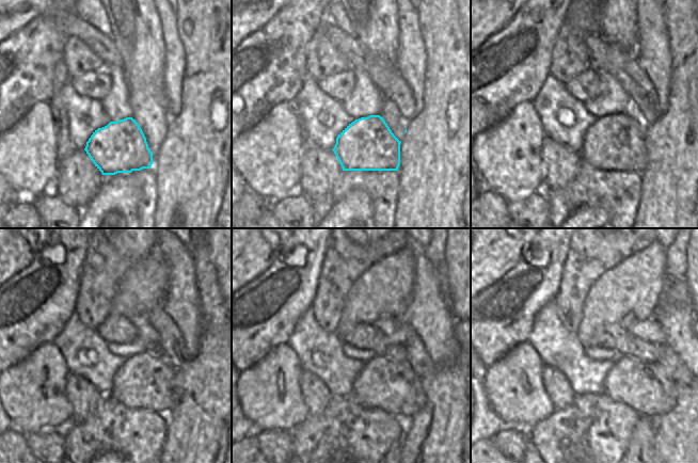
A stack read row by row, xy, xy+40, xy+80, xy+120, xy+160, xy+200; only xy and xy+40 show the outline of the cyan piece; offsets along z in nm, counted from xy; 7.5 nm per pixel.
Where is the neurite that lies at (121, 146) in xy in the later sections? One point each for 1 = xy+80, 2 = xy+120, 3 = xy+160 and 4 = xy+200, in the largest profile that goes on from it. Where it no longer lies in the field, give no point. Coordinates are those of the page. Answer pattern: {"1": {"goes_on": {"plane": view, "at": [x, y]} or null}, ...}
{"1": {"goes_on": {"plane": "xy+80", "at": [617, 142]}}, "2": {"goes_on": {"plane": "xy+120", "at": [143, 382]}}, "3": {"goes_on": {"plane": "xy+160", "at": [392, 385]}}, "4": {"goes_on": {"plane": "xy+200", "at": [641, 385]}}}

